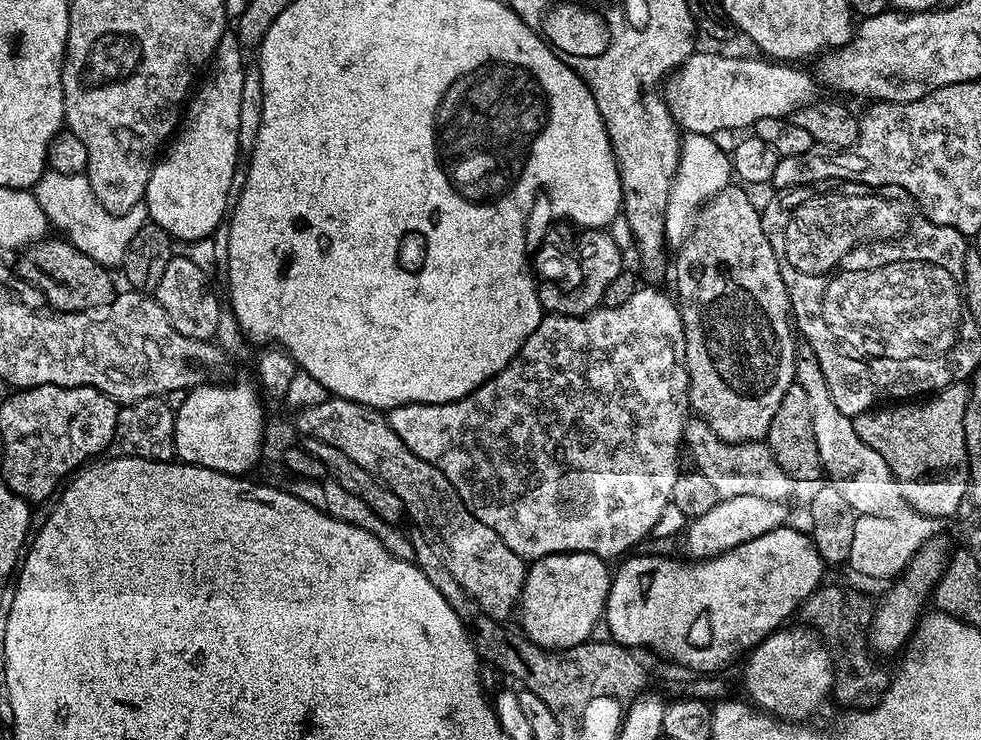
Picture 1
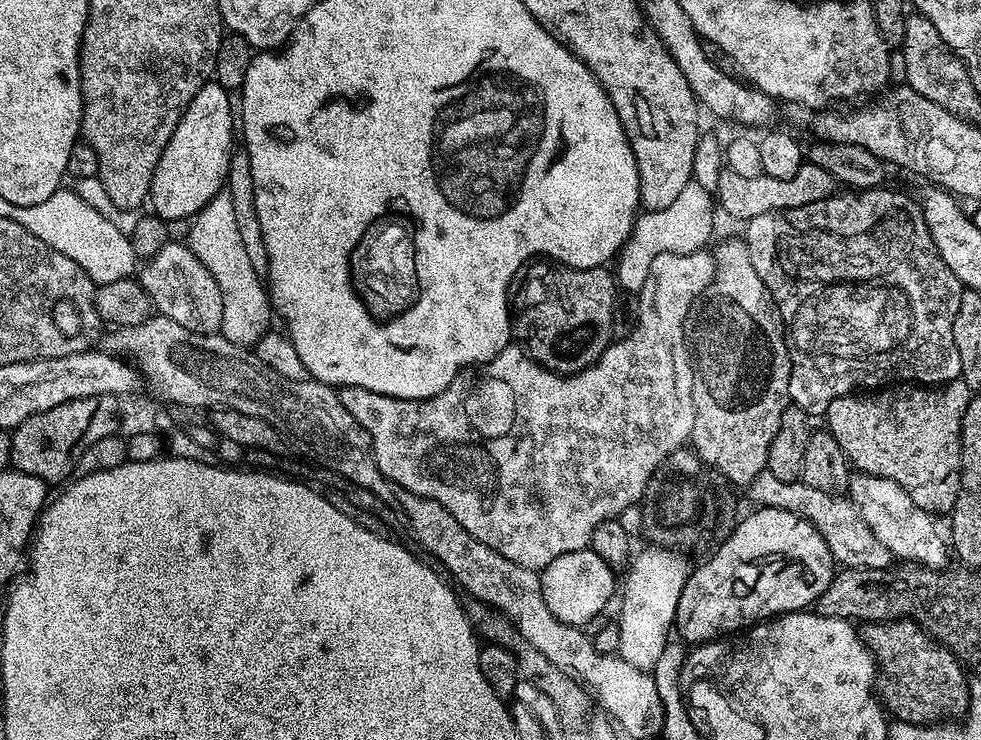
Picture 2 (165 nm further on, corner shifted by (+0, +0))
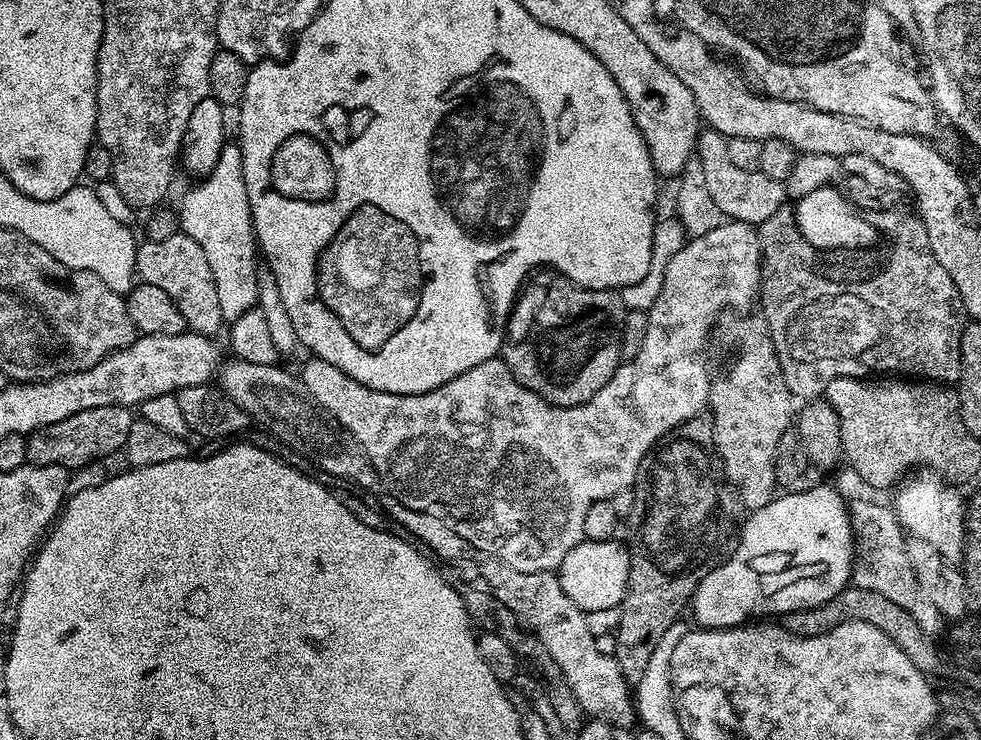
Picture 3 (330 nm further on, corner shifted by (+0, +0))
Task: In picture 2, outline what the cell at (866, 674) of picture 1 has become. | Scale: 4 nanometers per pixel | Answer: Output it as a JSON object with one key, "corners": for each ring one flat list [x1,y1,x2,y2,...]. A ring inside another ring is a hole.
{"corners":[[912,618,874,620,859,629,860,639,868,647,876,668,874,691,881,705,891,715,893,712,893,717,908,723,936,722,943,712,955,705,961,707,965,701,962,664,945,644,930,635,923,623,915,624,908,619]]}

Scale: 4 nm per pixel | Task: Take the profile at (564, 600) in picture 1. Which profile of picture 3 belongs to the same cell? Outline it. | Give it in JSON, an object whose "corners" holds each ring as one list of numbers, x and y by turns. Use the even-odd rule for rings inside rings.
{"corners":[[619,539,611,540,581,540,570,554,560,563,558,575,560,585,584,613,596,610,610,610,619,608,620,603,624,600,624,595,628,589,628,575,630,574,630,551,619,544]]}

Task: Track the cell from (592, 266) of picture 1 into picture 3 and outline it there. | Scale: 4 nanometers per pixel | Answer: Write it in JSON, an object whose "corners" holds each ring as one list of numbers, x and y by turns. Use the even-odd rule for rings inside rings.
{"corners":[[570,279,566,282,566,298,560,298,558,294,552,294,552,296,556,304,560,302,558,306,564,306,564,310,560,312,568,312,568,314,550,314,552,322,548,322,548,330,542,330,542,332,534,330,536,336,532,338,532,344,522,346,522,350,520,346,502,346,502,359,504,365,512,371,514,378,522,386,526,386,554,406,569,408,586,402,598,390,602,390,602,386,610,382,616,367,622,362,620,334,624,331,626,309,619,291,610,288,606,290,583,288],[564,300,572,304,566,304],[554,328,556,332,552,332],[550,334,554,336,552,344,556,344,554,352,544,350,550,344,548,342]]}

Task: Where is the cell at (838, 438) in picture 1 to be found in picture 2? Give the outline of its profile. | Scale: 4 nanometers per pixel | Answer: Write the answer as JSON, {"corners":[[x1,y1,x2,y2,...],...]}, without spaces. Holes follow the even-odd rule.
{"corners":[[861,471,860,476,853,475,848,481,847,495,862,518,874,530,874,538,892,551,893,557,906,562,919,562,925,566,936,566,944,556,946,540,940,537,936,529,933,513,919,508,910,498,910,494,898,482,886,476,873,476]]}

